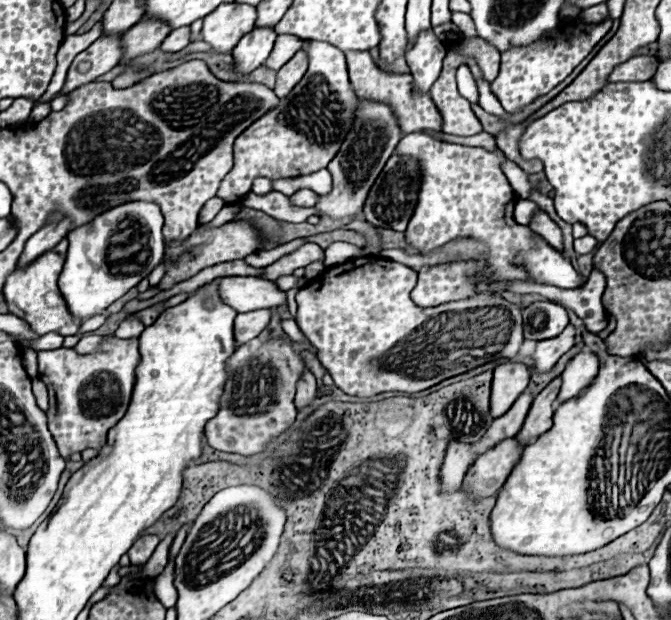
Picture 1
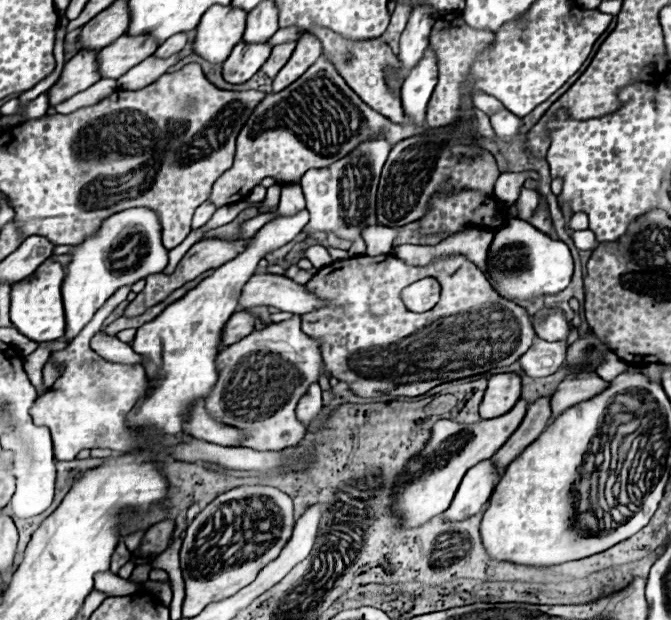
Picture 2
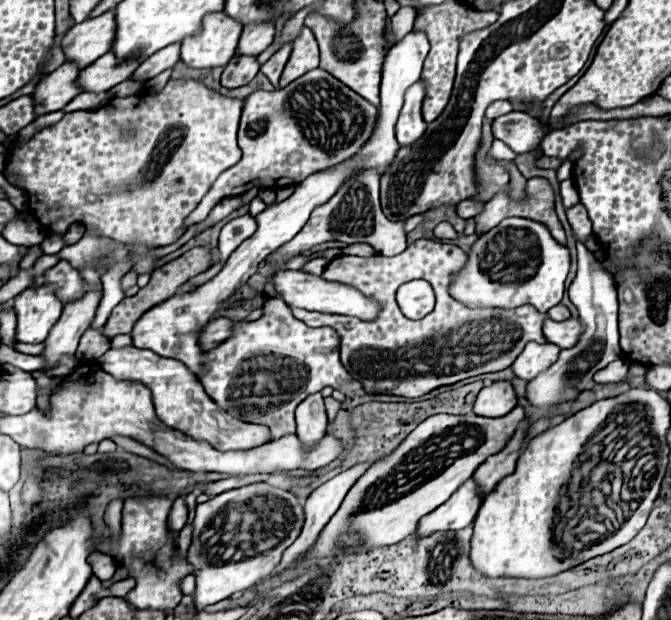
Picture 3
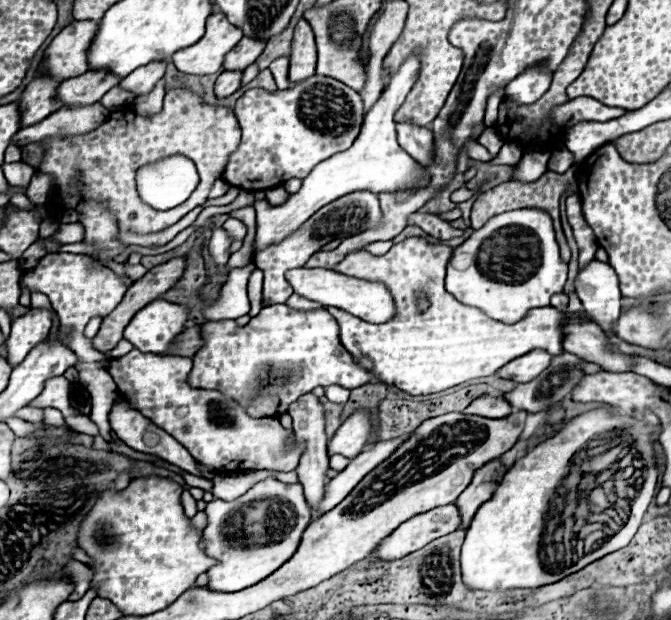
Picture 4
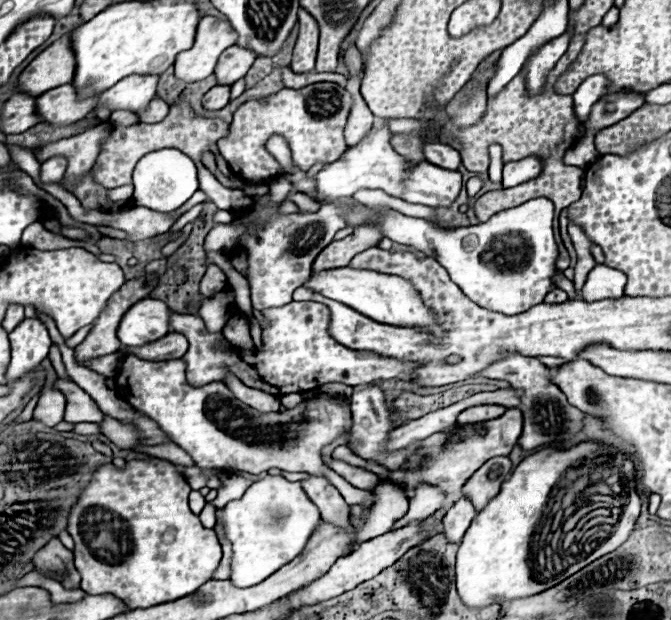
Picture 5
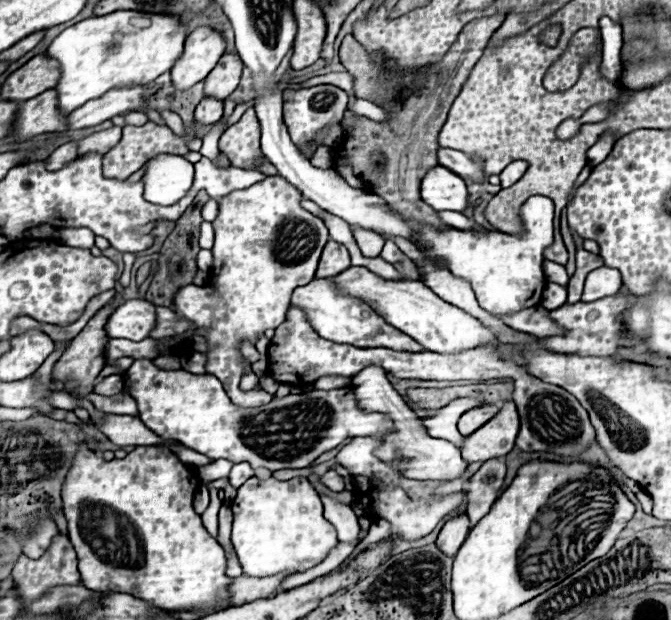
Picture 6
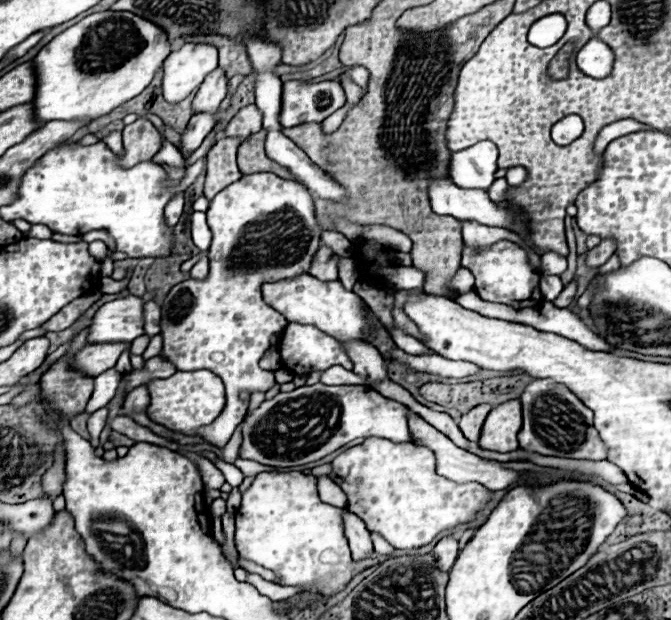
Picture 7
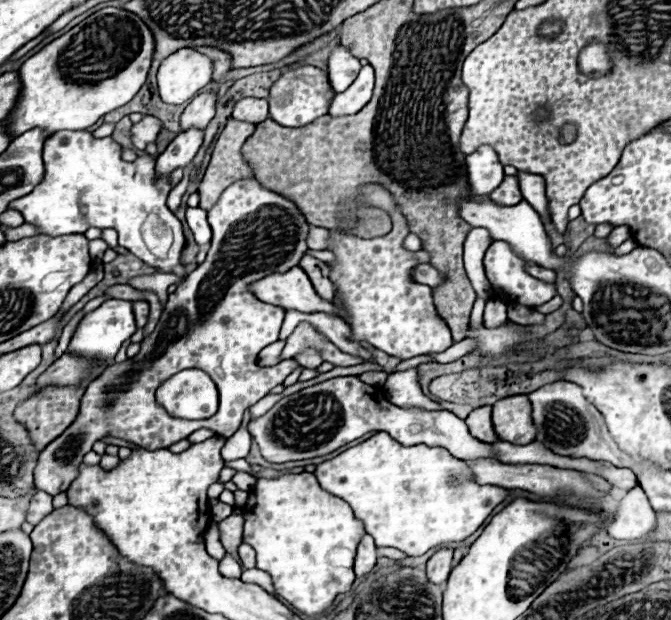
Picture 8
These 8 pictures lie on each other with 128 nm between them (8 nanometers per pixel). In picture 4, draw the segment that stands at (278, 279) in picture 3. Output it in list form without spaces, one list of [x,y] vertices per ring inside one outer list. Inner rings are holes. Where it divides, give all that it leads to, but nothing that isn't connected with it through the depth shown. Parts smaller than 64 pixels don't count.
[[[298,268],[296,272],[288,272],[288,282],[292,284],[296,294],[300,294],[308,300],[320,302],[326,308],[334,306],[334,308],[346,310],[346,312],[350,312],[366,322],[372,322],[372,324],[382,324],[396,316],[396,302],[394,302],[390,290],[386,288],[386,284],[382,284],[382,282],[360,280],[360,278],[346,276],[346,274],[340,274],[334,270],[326,270],[326,268],[312,268],[312,270]]]

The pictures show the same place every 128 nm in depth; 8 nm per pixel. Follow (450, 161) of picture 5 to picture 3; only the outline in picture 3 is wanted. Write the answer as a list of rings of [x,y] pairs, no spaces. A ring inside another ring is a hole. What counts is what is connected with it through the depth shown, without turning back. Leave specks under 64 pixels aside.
[[[416,82],[404,96],[404,106],[396,124],[396,138],[400,146],[414,144],[428,128],[422,120],[422,100],[424,100],[424,84]]]

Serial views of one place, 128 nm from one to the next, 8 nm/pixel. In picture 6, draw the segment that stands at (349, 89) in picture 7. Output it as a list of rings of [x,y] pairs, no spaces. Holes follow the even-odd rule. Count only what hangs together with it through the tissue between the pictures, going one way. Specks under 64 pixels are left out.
[[[354,96],[350,108],[352,108],[356,114],[368,116],[368,118],[372,118],[372,120],[386,120],[386,114],[384,114],[376,104],[372,104],[372,102],[368,102],[368,100],[362,100],[362,98],[356,98],[356,96]]]

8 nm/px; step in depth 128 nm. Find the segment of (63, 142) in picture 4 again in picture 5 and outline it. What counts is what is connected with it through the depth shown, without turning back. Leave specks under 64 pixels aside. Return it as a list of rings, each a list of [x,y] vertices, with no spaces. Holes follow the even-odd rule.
[[[174,104],[174,106],[170,106],[168,118],[162,122],[156,122],[156,124],[140,122],[136,126],[114,128],[110,138],[106,138],[102,144],[100,156],[96,160],[96,170],[92,168],[94,180],[98,184],[104,184],[106,188],[118,188],[118,186],[130,184],[136,162],[144,154],[162,150],[162,148],[178,148],[192,160],[200,160],[202,152],[212,150],[212,144],[216,144],[220,138],[224,138],[228,134],[228,128],[230,126],[226,122],[222,122],[220,118],[200,118],[190,110],[188,104]]]

